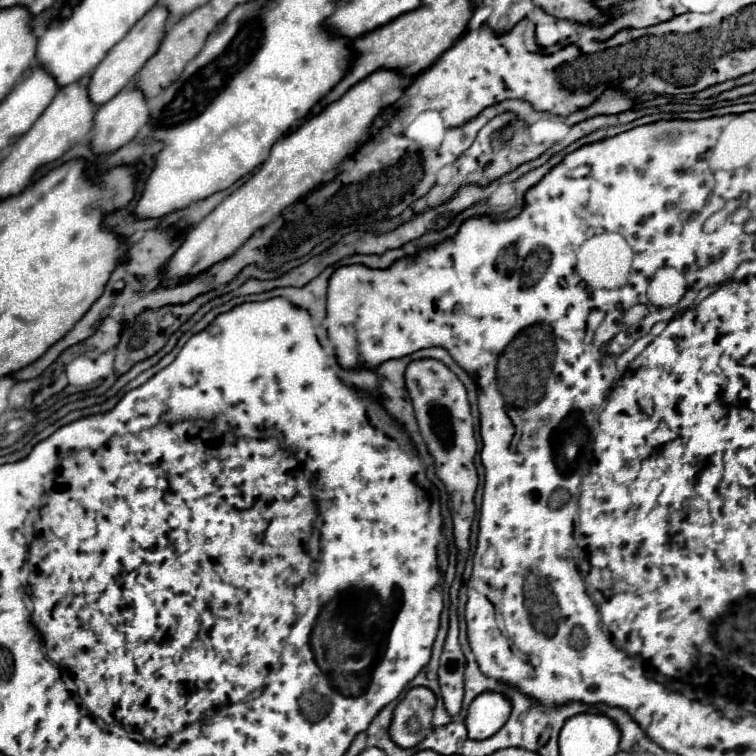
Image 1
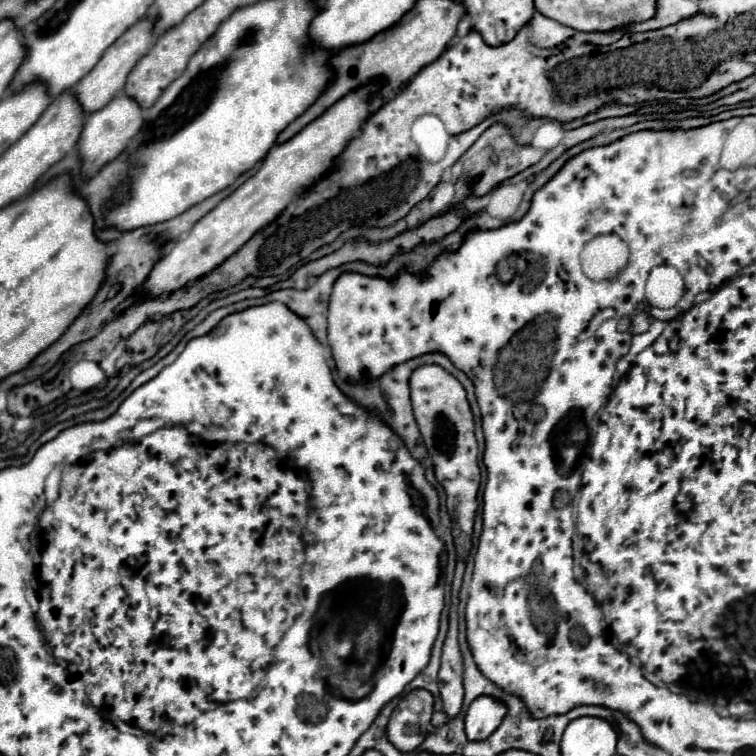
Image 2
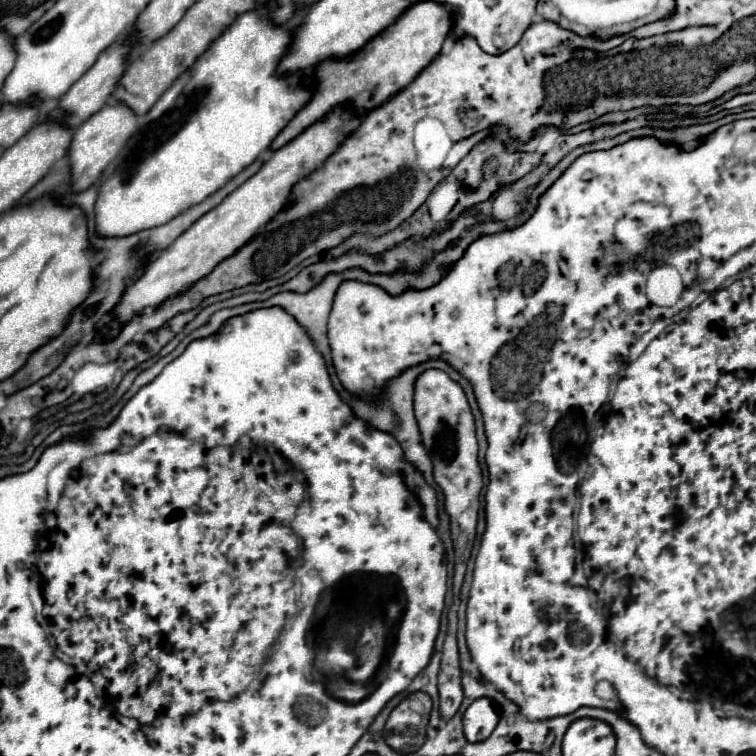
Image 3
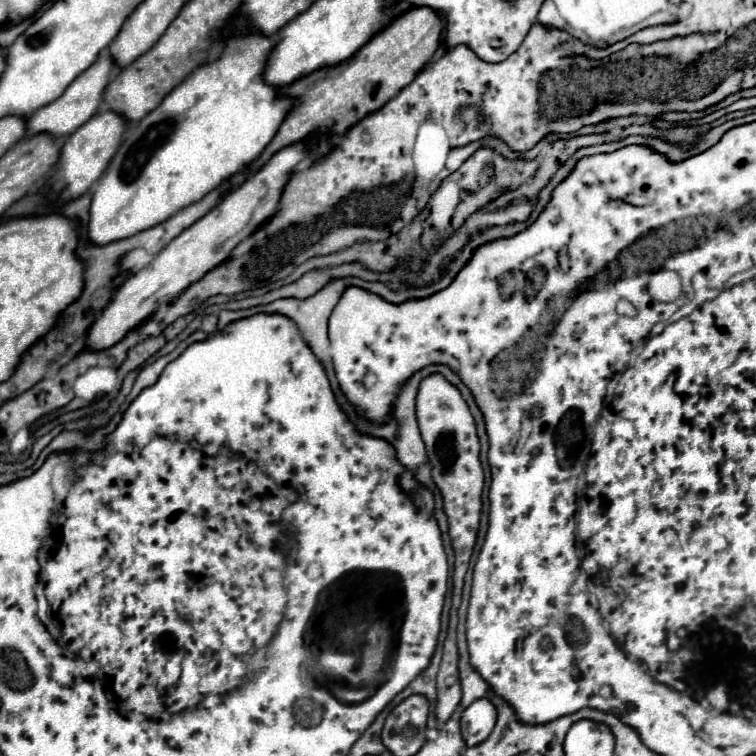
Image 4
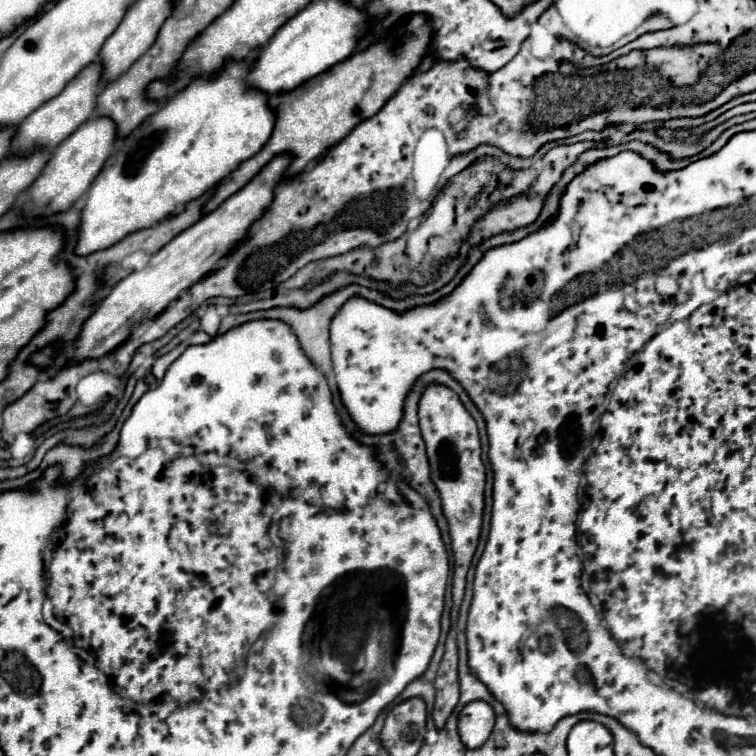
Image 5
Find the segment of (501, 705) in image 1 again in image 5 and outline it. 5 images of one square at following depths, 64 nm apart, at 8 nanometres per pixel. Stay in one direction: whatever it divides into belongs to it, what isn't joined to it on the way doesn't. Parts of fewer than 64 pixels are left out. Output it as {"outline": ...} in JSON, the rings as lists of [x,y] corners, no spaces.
{"outline":[[[476,700],[462,708],[458,716],[458,732],[466,748],[482,746],[494,728],[494,712],[488,702]]]}

